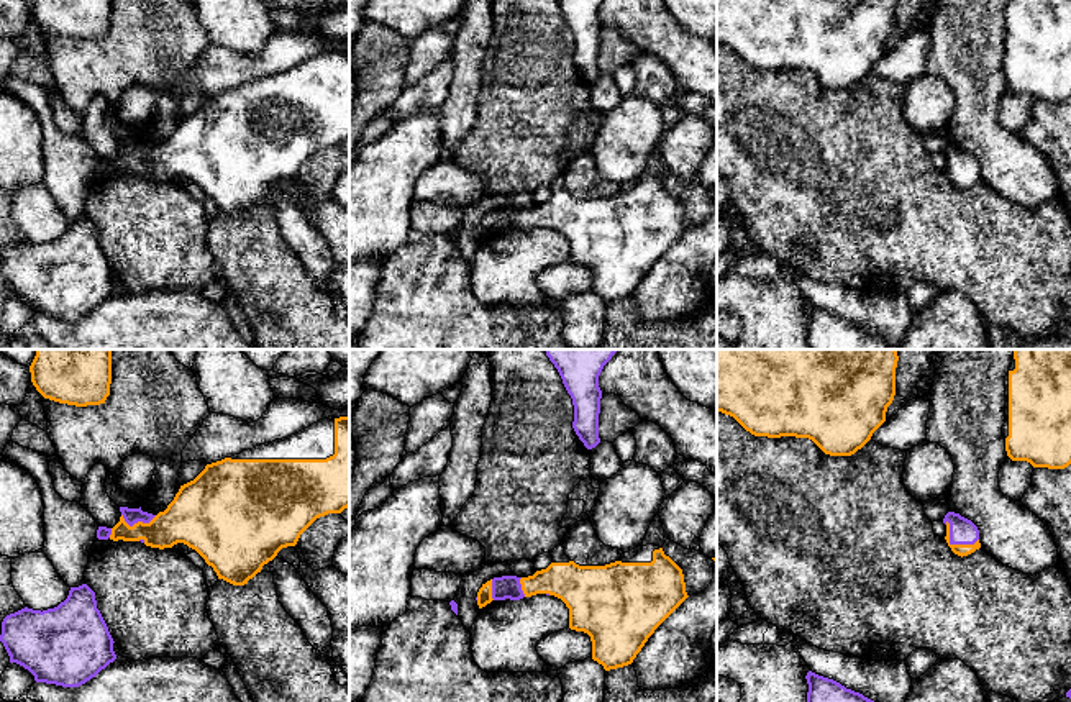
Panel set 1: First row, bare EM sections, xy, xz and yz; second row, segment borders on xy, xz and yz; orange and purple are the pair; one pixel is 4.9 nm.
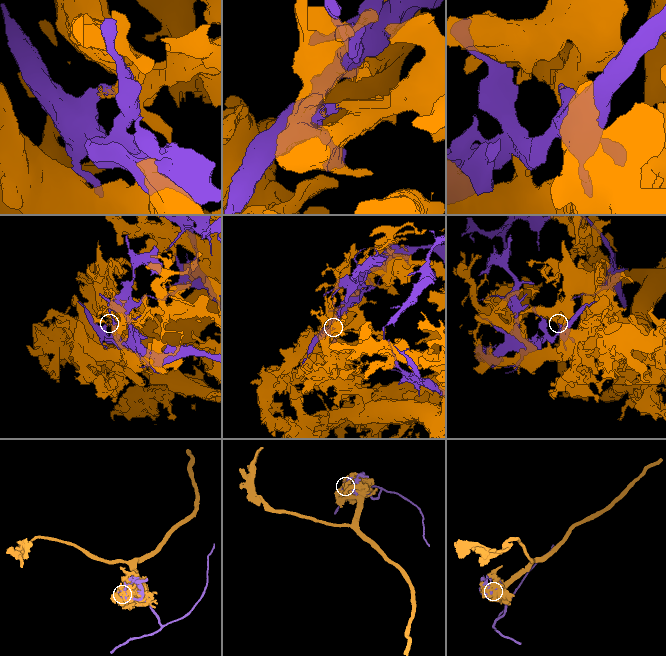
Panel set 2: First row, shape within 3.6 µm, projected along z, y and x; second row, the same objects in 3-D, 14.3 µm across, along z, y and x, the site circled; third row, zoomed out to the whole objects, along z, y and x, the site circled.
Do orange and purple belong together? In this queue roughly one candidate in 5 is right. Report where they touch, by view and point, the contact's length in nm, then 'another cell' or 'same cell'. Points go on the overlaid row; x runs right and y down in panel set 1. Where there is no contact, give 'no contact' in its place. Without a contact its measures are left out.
yz (955, 545) | 190 nm | another cell

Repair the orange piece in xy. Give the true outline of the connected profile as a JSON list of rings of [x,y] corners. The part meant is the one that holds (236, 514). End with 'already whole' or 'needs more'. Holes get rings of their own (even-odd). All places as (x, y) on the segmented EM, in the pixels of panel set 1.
[[[349,415],[328,417],[292,436],[207,464],[194,481],[180,485],[167,508],[149,523],[130,526],[121,515],[110,540],[143,540],[159,549],[184,543],[213,568],[218,579],[244,586],[282,548],[295,546],[317,518],[348,507]]] | needs more

